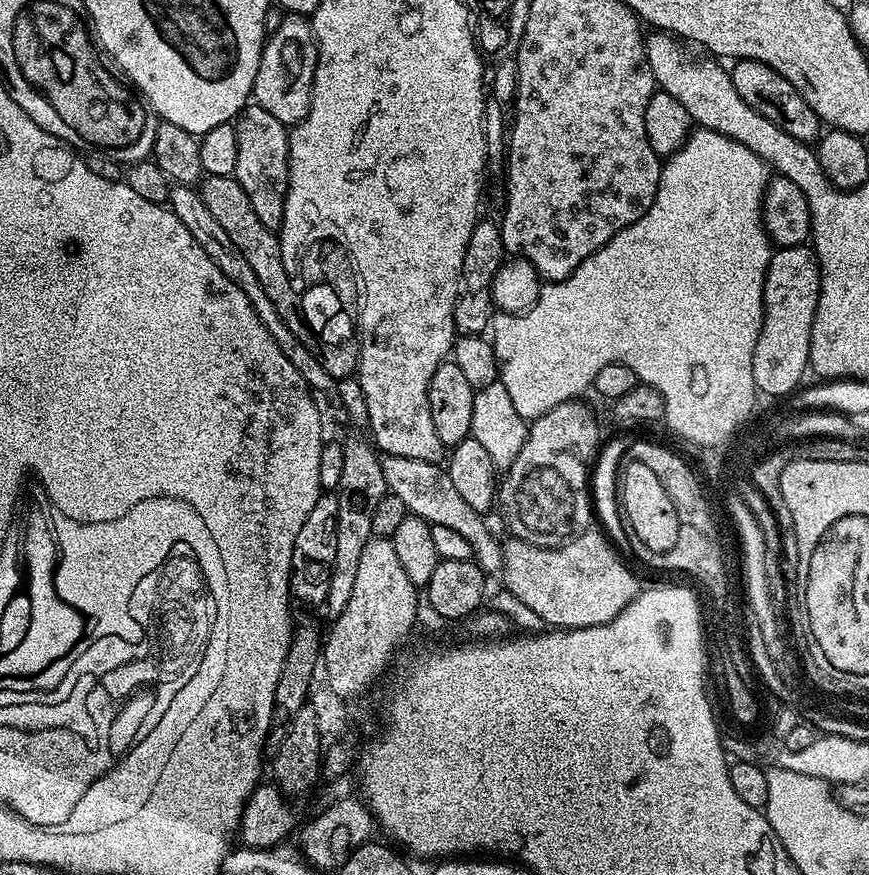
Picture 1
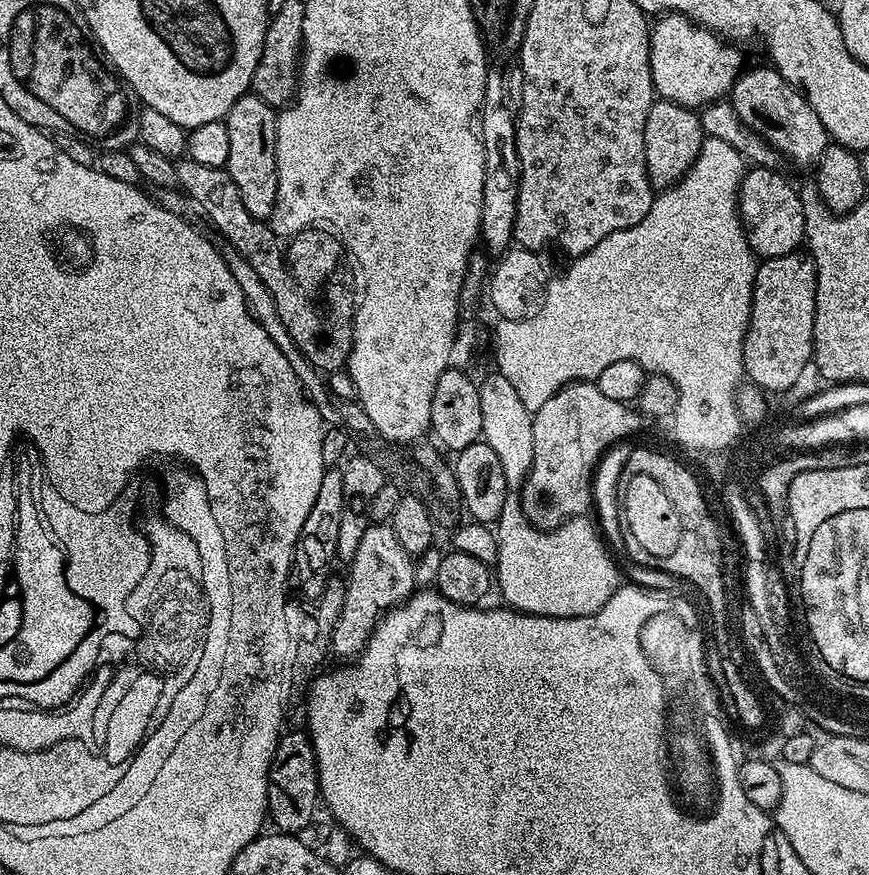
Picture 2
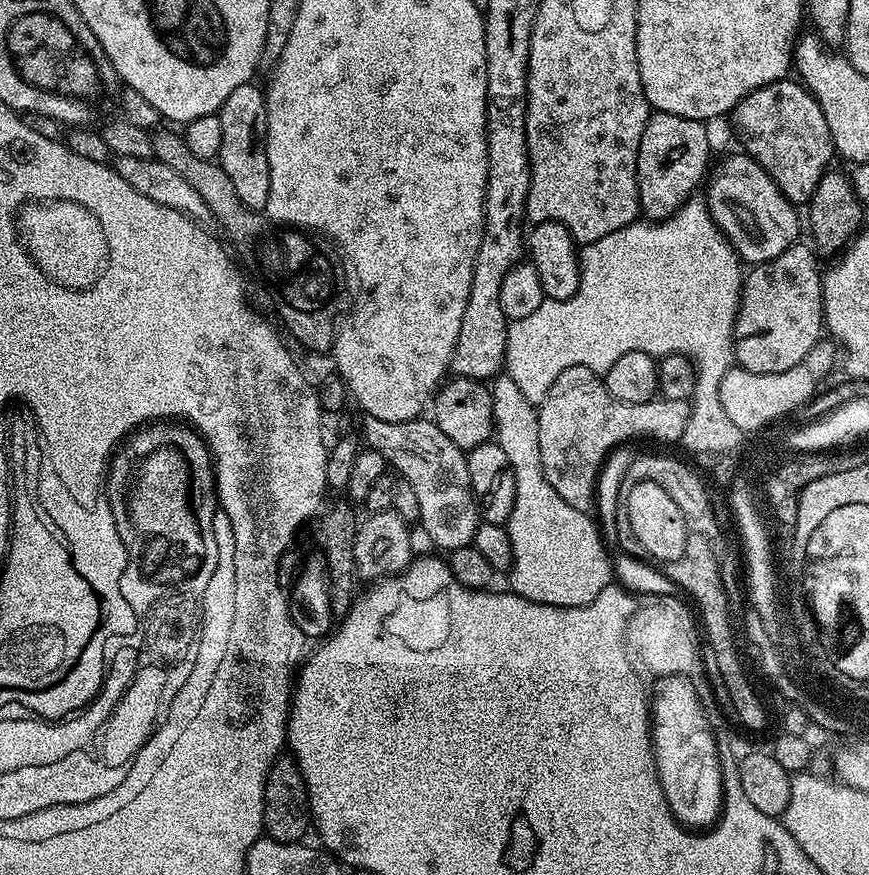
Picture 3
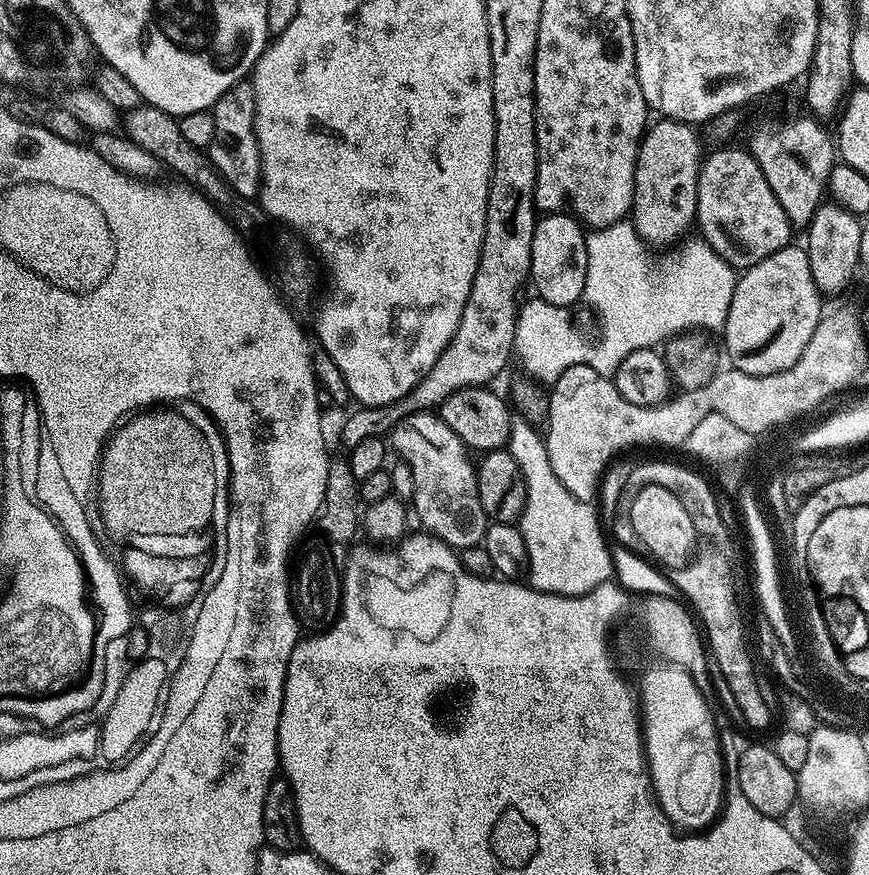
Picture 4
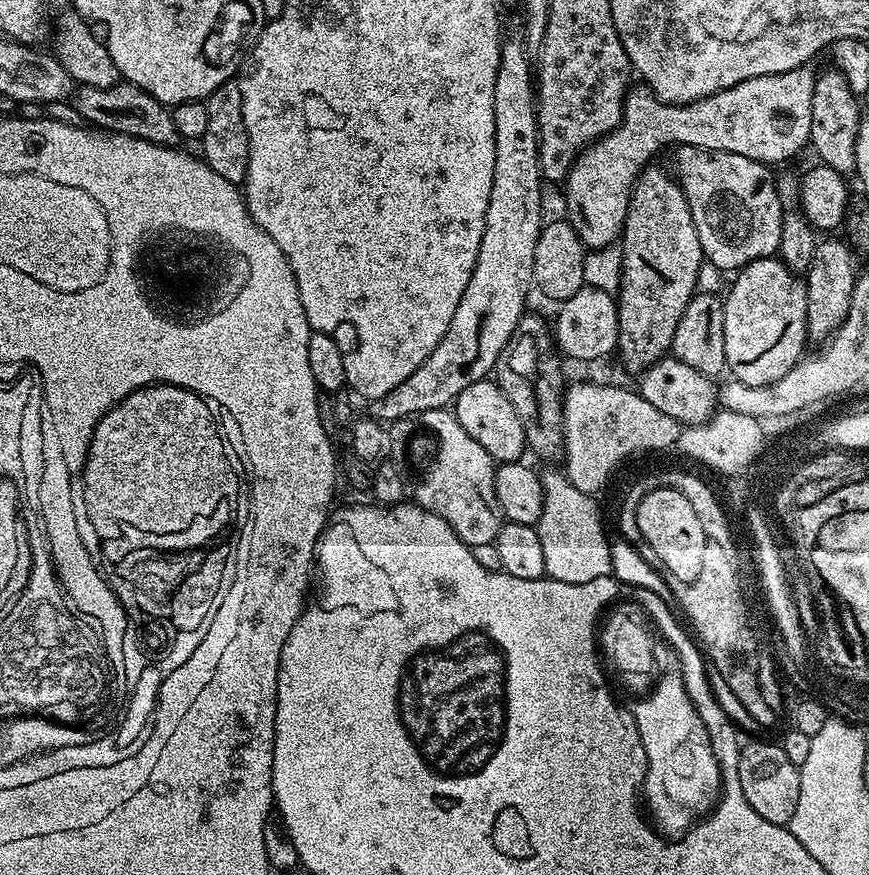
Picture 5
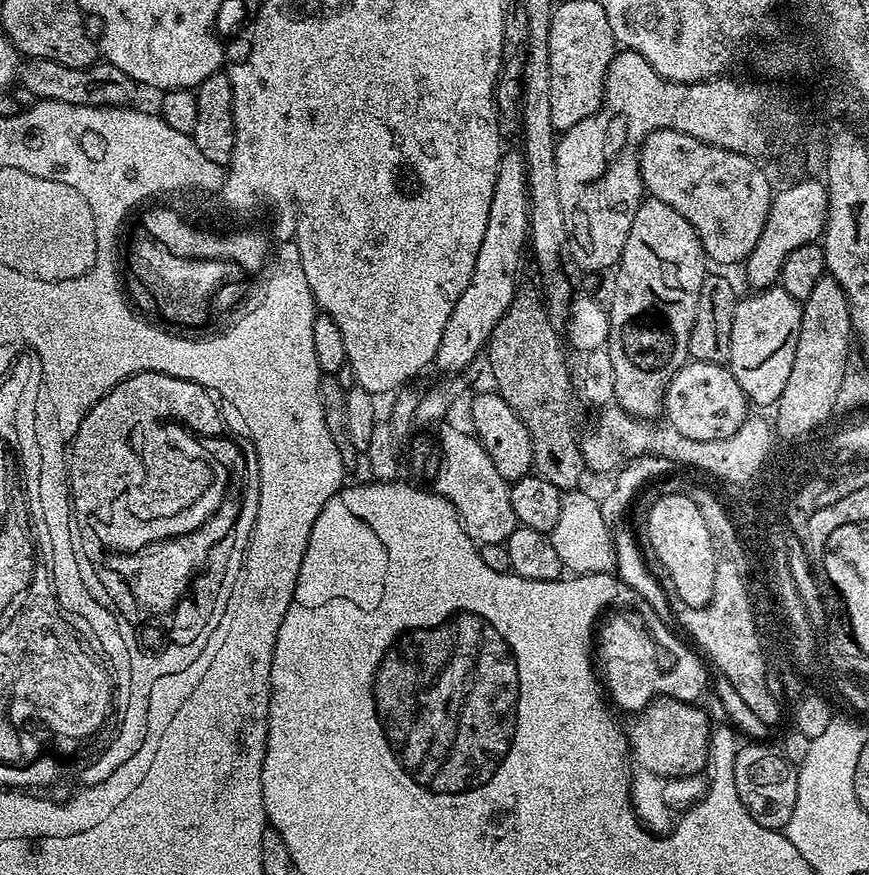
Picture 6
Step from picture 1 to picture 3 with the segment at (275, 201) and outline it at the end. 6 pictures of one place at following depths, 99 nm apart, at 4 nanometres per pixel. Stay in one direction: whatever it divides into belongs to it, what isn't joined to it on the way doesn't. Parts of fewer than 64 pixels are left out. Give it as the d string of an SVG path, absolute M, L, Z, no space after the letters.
M256 82L243 84L238 86L238 90L231 92L226 102L222 102L218 113L222 122L222 150L218 163L222 166L222 170L226 170L226 175L230 177L238 198L242 198L242 202L250 210L259 213L264 212L266 202L270 198L265 95L265 89L261 85L259 88Z

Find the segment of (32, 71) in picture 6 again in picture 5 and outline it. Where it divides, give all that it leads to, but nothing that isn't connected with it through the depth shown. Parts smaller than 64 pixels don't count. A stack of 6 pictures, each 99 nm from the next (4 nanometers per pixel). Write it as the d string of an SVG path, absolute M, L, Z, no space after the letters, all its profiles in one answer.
M121 82L109 88L77 87L74 92L74 105L89 125L105 133L120 132L134 140L152 140L155 144L169 146L177 143L178 137L171 111L136 84Z

